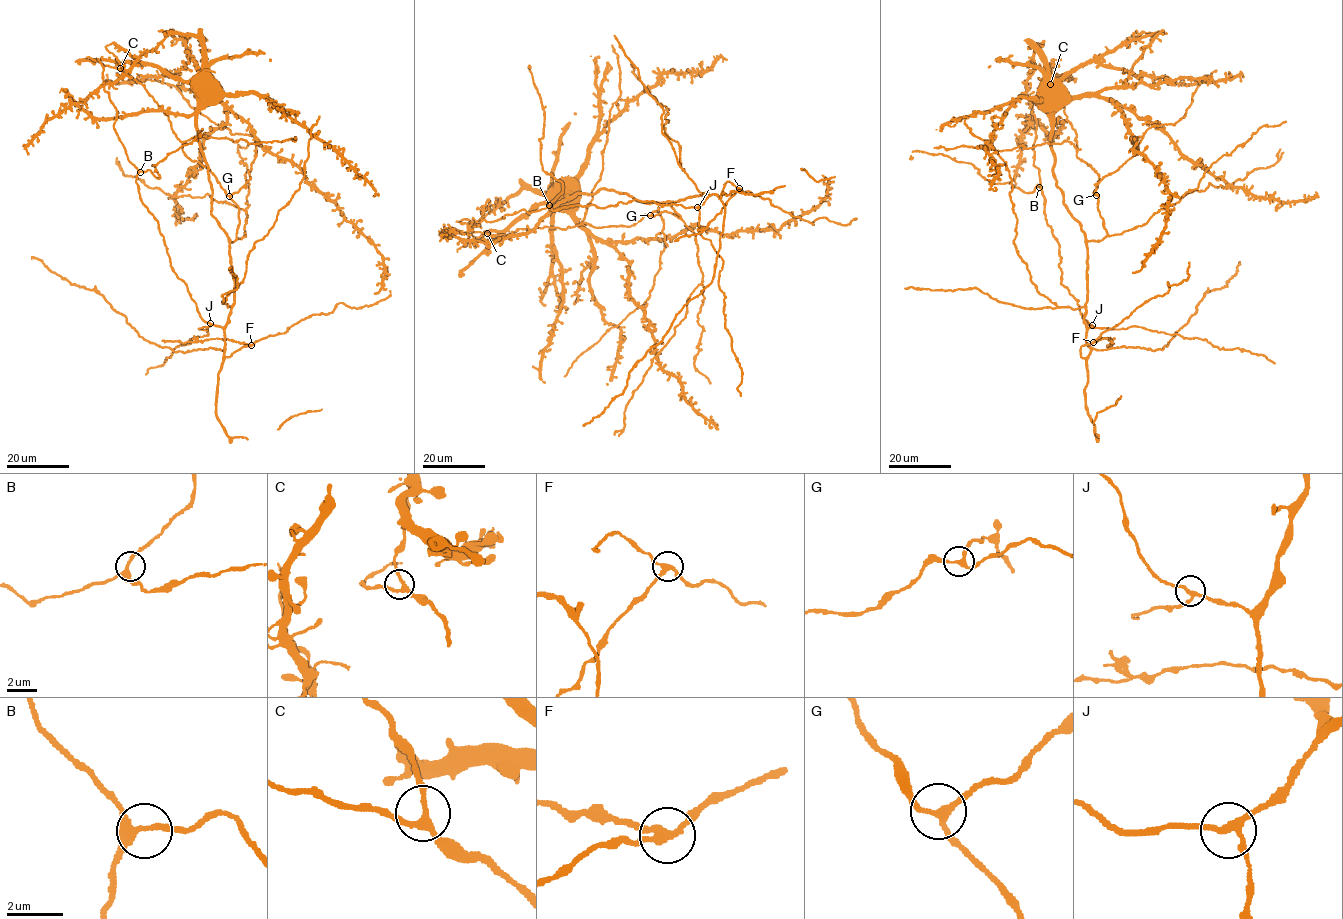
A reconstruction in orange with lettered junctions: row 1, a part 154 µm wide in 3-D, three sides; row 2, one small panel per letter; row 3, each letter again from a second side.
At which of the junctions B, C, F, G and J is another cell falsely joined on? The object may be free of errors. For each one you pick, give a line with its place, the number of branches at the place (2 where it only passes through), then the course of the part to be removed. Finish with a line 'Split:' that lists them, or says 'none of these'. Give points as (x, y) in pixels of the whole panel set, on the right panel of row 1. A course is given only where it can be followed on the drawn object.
F: at (1093, 342); 3 branches meet; foreign part runs (1093, 342), (1107, 337), (1113, 343), (1108, 346)
Split: F

